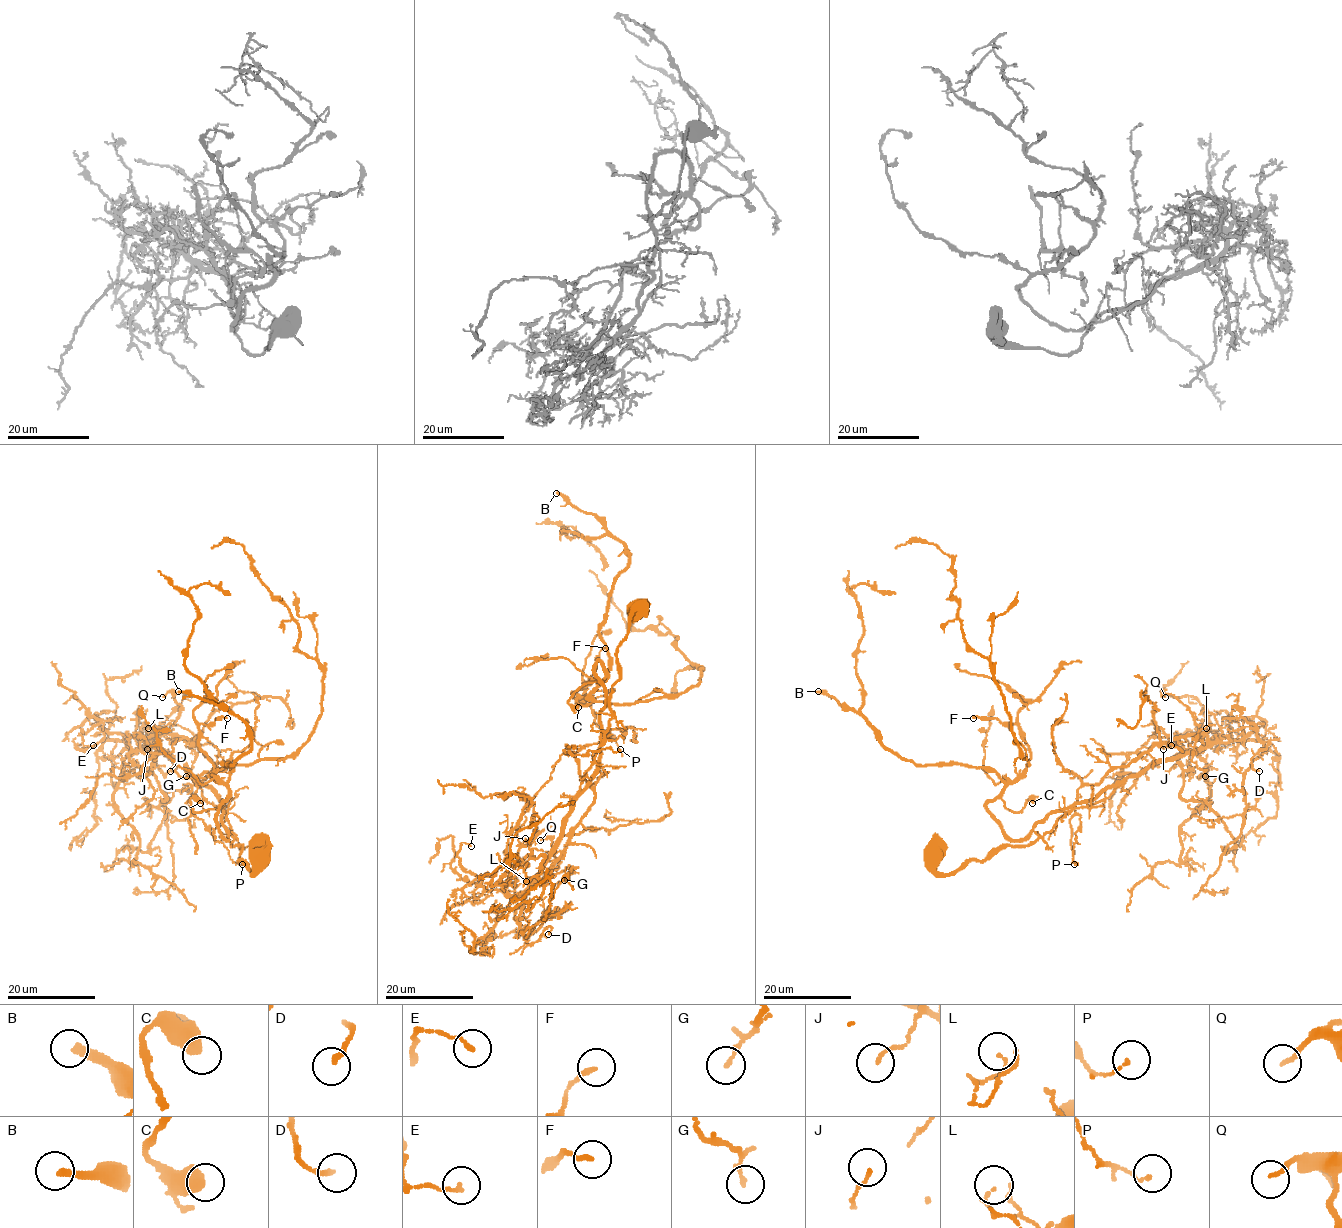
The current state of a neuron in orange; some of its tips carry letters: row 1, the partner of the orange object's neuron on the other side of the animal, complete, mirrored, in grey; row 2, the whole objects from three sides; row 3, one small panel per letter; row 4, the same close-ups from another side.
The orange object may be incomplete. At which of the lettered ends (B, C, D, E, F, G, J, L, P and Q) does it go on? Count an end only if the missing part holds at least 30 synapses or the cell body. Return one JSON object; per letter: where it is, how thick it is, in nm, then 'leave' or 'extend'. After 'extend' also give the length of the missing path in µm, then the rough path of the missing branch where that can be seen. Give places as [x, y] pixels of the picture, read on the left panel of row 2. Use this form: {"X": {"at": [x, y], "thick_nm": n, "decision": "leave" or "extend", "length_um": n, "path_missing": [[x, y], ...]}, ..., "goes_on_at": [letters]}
{"B": {"at": [178, 691], "thick_nm": 320, "decision": "extend", "length_um": 40, "path_missing": [[178, 691], [167, 688], [147, 669], [120, 658], [82, 646], [32, 639]]}, "C": {"at": [200, 803], "thick_nm": 500, "decision": "leave"}, "D": {"at": [170, 771], "thick_nm": 200, "decision": "leave"}, "E": {"at": [93, 745], "thick_nm": 150, "decision": "leave"}, "F": {"at": [227, 718], "thick_nm": 180, "decision": "leave"}, "G": {"at": [186, 776], "thick_nm": 170, "decision": "leave"}, "J": {"at": [147, 749], "thick_nm": 120, "decision": "leave"}, "L": {"at": [148, 728], "thick_nm": 120, "decision": "leave"}, "P": {"at": [242, 864], "thick_nm": 110, "decision": "leave"}, "Q": {"at": [162, 697], "thick_nm": 150, "decision": "leave"}, "goes_on_at": ["B"]}

